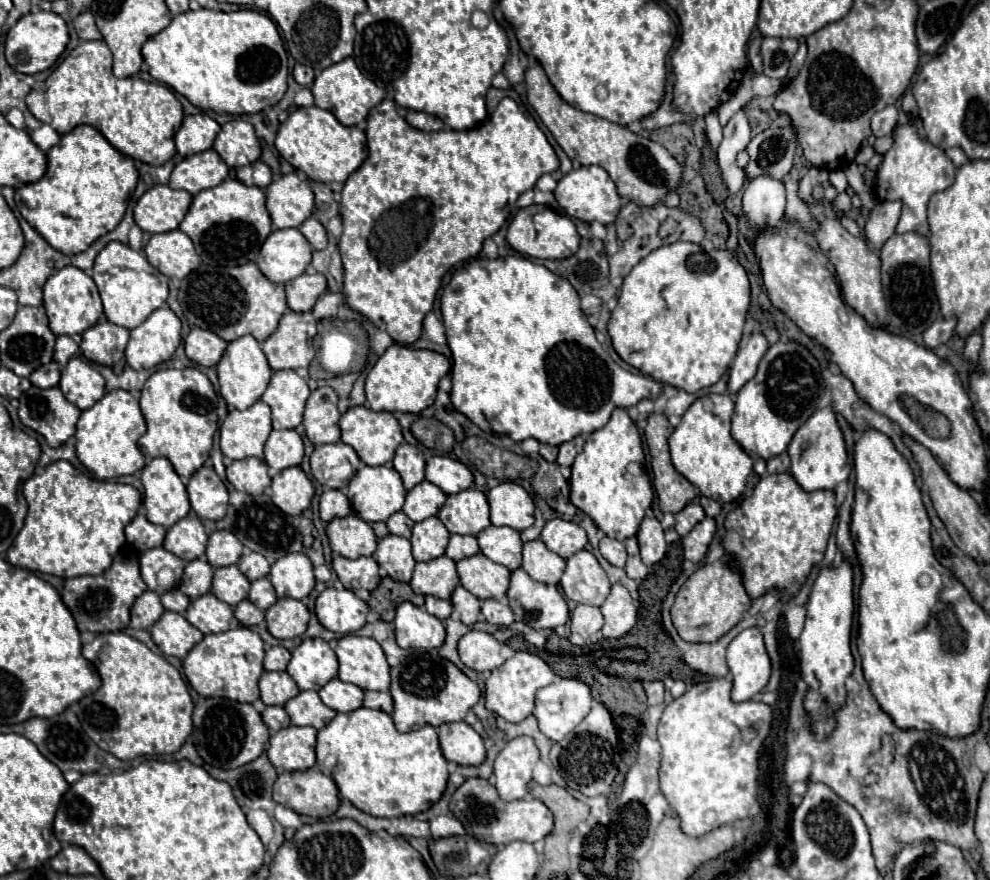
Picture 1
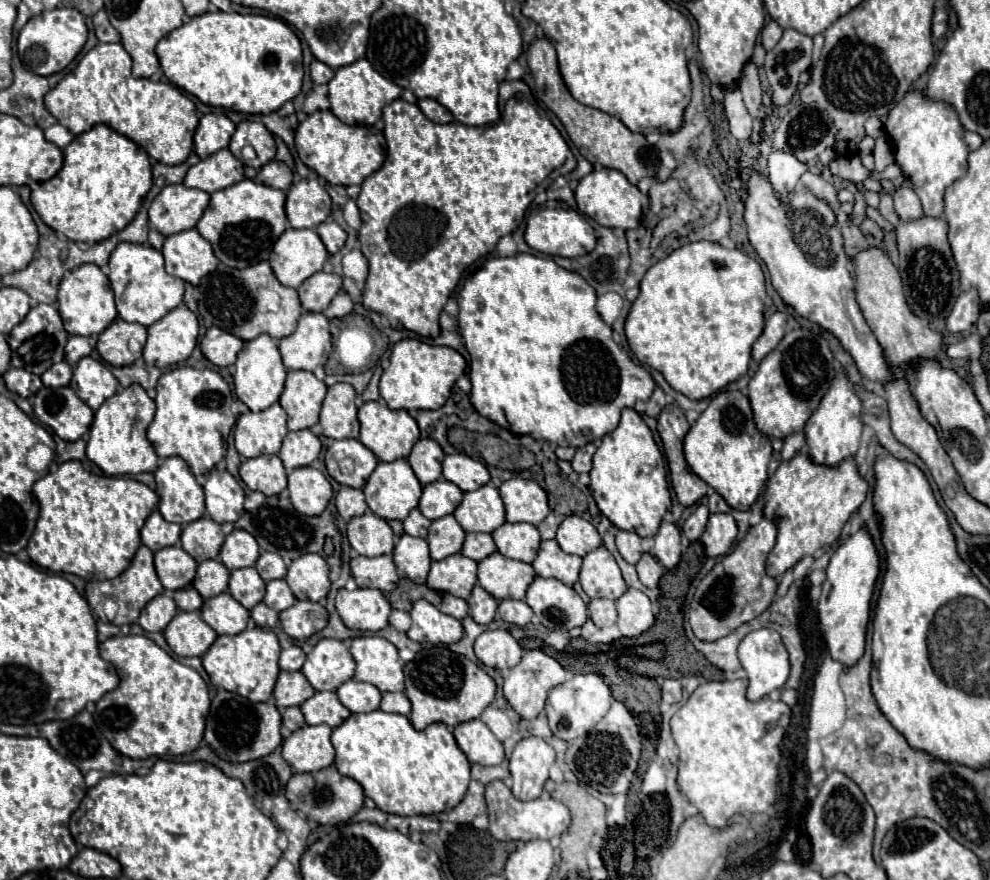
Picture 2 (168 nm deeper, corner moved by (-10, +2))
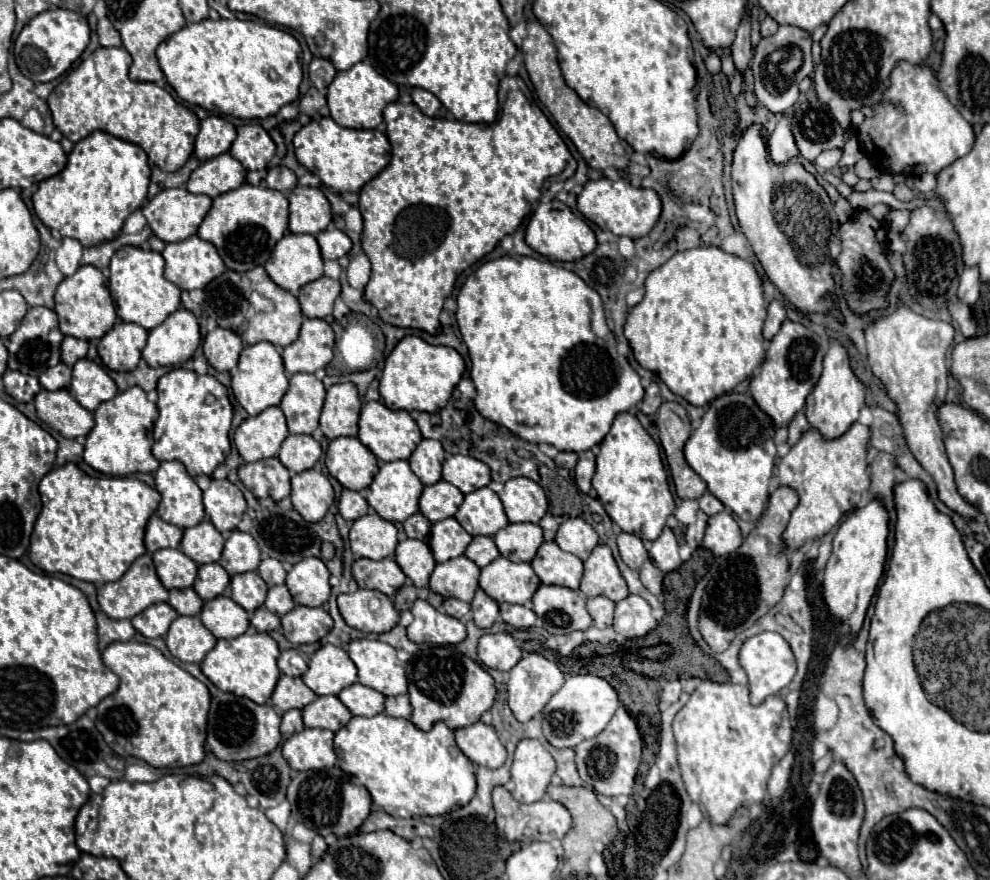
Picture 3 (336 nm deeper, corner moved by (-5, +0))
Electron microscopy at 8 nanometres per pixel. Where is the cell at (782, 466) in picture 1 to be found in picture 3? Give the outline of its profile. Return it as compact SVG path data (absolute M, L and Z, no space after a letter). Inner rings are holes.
M798 412L794 416L794 420L790 422L790 426L788 426L788 446L794 446L798 442L798 438L802 434L806 434L806 430L810 430L810 424L806 422L804 412Z

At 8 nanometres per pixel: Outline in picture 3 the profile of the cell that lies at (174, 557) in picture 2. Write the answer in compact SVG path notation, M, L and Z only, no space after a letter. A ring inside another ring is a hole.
M180 548L158 550L158 552L152 554L152 558L154 558L158 578L168 590L188 588L188 586L194 584L198 566Z

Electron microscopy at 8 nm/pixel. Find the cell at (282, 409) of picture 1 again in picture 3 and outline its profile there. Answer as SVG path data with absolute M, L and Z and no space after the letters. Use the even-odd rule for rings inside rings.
M294 374L280 402L290 434L312 434L318 428L320 410L324 404L324 384L314 374Z

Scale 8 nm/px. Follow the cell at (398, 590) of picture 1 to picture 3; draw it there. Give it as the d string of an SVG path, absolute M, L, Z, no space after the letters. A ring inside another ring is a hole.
M410 580L398 590L398 594L392 598L392 602L394 602L394 608L396 608L398 612L402 612L402 610L410 610L412 604L414 604L414 600L418 600L418 598L430 602L436 610L440 610L440 606L442 606L442 602L444 602L444 598L442 598L440 594L434 594L434 592L428 590L428 588L416 588Z

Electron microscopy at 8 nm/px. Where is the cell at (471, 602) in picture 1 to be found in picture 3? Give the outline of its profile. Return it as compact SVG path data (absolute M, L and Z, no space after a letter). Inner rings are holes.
M476 590L474 600L470 602L472 606L472 620L476 622L478 628L490 628L496 618L498 618L498 604L492 600L484 590Z

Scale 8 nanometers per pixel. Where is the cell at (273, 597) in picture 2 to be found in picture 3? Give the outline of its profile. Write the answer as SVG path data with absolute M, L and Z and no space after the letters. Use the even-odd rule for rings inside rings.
M282 584L282 586L272 586L272 588L268 588L268 596L266 596L264 606L266 606L270 612L274 612L274 614L284 616L286 612L290 612L290 610L294 608L294 600L292 600L288 588Z

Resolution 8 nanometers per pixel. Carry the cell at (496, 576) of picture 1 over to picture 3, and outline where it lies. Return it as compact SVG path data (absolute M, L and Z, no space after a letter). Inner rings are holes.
M502 556L480 572L480 588L496 602L528 604L538 586L540 580L530 564L514 564Z

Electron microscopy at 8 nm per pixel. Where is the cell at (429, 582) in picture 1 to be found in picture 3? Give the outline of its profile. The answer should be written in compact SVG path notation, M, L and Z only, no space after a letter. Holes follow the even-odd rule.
M458 556L448 562L436 564L430 576L430 590L444 598L470 602L478 588L478 576L480 568L466 556Z

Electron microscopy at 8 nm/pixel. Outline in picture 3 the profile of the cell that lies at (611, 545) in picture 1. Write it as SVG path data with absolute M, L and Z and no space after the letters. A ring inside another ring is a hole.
M622 532L618 536L618 550L620 550L620 556L622 560L632 568L632 570L638 570L646 560L648 560L648 552L644 548L644 542L634 536L634 534L626 534Z

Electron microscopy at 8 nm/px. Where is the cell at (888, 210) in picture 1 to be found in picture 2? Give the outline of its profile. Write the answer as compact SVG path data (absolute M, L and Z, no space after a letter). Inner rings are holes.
M901 186L901 188L895 192L893 202L895 202L897 214L899 214L903 220L921 218L921 216L923 216L921 200L919 200L919 196L915 194L915 190L913 190L911 186Z

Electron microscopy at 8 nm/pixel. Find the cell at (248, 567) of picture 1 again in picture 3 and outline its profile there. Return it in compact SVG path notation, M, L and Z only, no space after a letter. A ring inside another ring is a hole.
M264 558L258 566L258 576L268 584L268 586L276 586L276 584L284 584L286 580L286 570L282 566L280 560L274 558Z

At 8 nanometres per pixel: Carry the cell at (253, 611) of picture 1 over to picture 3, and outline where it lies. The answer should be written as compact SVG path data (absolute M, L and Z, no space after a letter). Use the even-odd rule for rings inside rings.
M260 606L252 616L250 616L250 624L258 630L258 632L272 632L280 626L280 618L276 614L272 614L270 610L266 610L264 606Z

